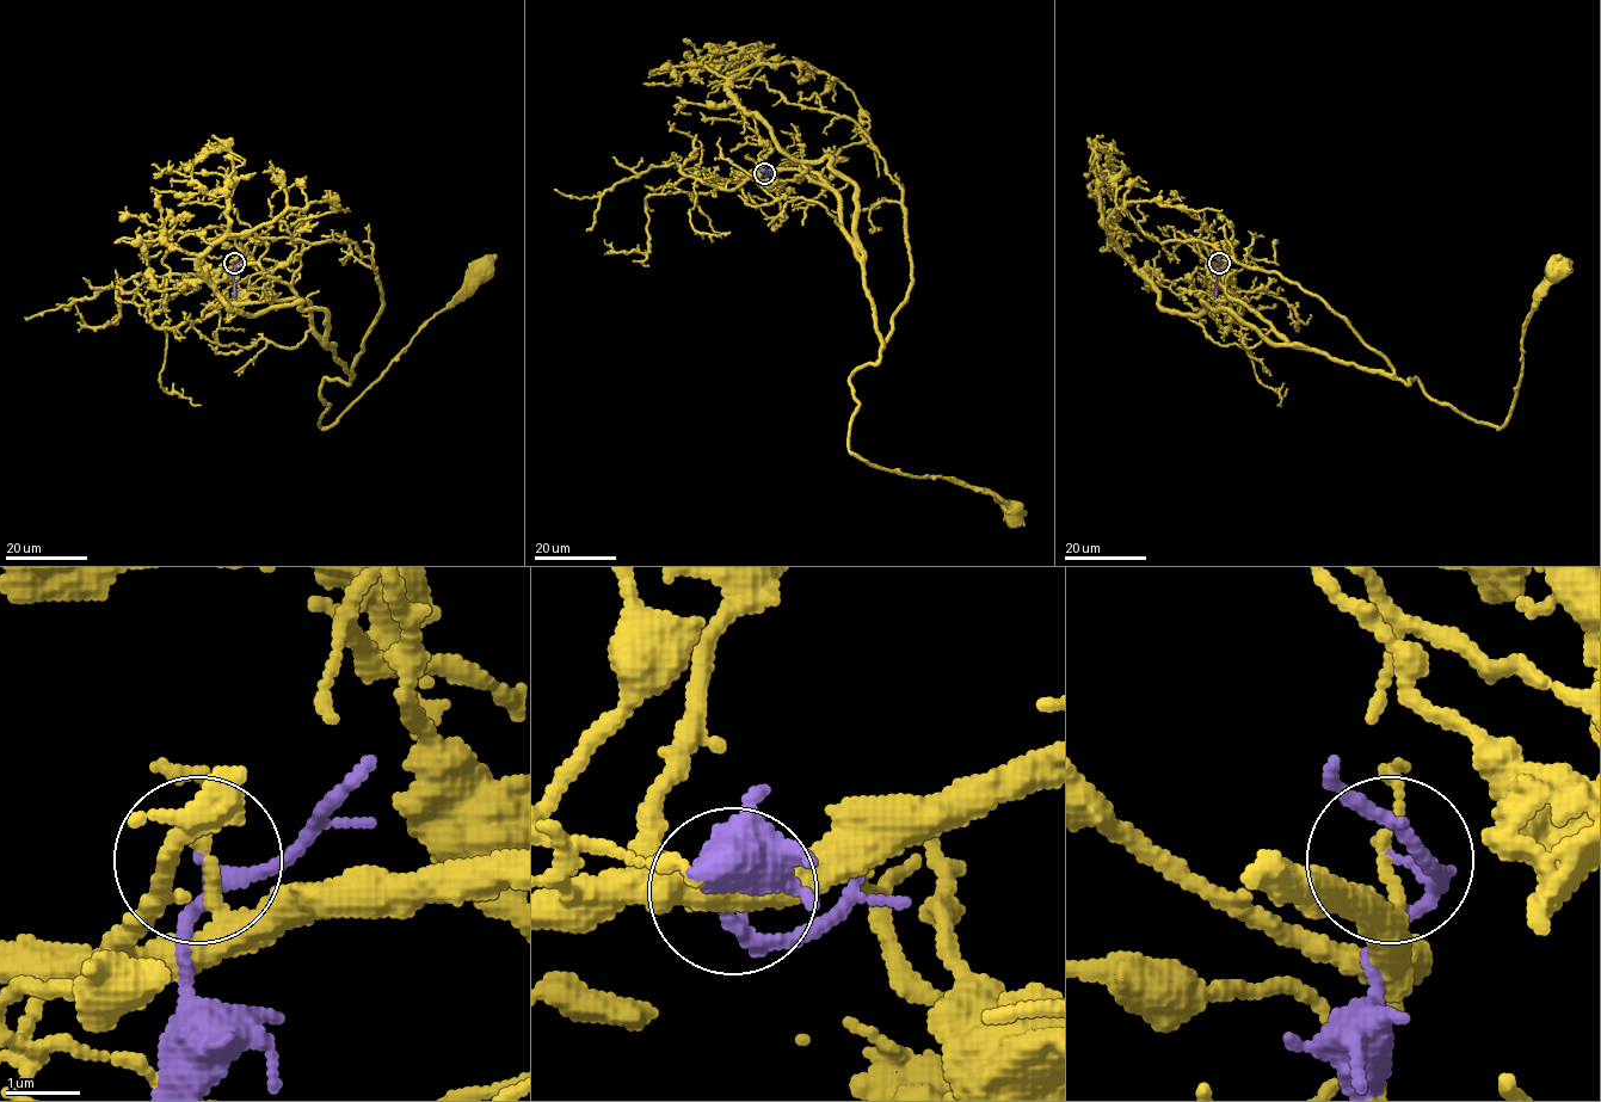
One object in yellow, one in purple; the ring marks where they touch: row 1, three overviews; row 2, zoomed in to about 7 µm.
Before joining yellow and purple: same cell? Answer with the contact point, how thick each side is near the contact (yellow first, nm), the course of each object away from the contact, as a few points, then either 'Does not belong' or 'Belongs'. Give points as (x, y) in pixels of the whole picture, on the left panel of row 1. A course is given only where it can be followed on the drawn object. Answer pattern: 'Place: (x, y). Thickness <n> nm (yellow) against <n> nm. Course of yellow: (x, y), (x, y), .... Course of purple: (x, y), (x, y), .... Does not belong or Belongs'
Place: (234, 263). Thickness 150 nm (yellow) against 120 nm. Course of yellow: (234, 262), (260, 265), (309, 306), (311, 327), (352, 375), (321, 385), (322, 428), (482, 269). Course of purple: (234, 263), (234, 296). Does not belong

